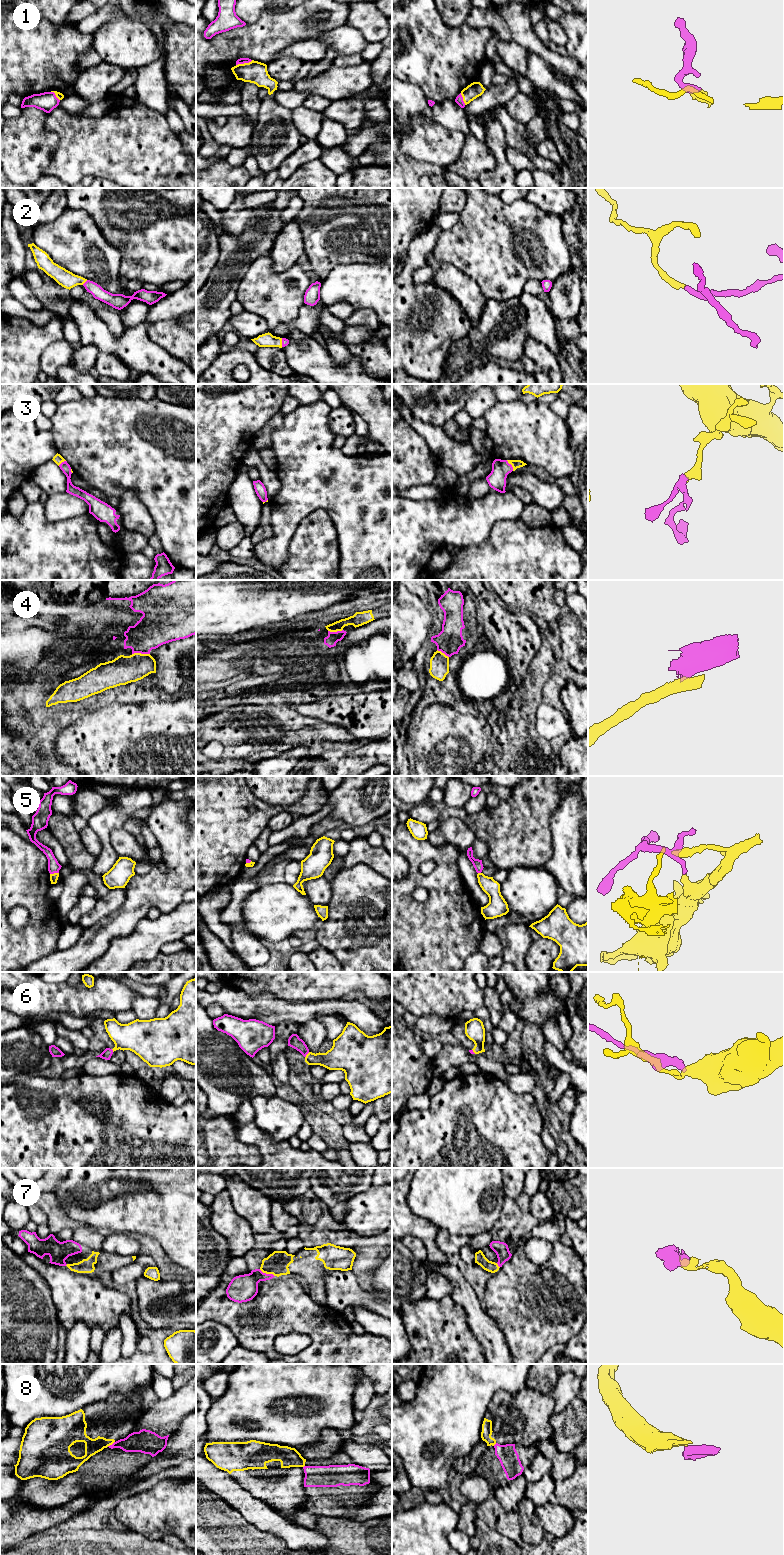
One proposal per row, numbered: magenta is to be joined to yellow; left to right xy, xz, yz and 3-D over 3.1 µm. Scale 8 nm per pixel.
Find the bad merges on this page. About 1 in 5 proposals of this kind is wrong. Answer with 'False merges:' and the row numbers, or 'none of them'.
False merges: 4, 8

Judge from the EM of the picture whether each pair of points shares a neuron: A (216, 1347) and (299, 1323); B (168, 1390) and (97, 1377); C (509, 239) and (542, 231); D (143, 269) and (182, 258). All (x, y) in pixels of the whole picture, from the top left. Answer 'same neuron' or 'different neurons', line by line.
A: different neurons
B: different neurons
C: same neuron
D: same neuron

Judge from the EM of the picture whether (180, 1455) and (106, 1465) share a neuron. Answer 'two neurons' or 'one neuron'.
two neurons

